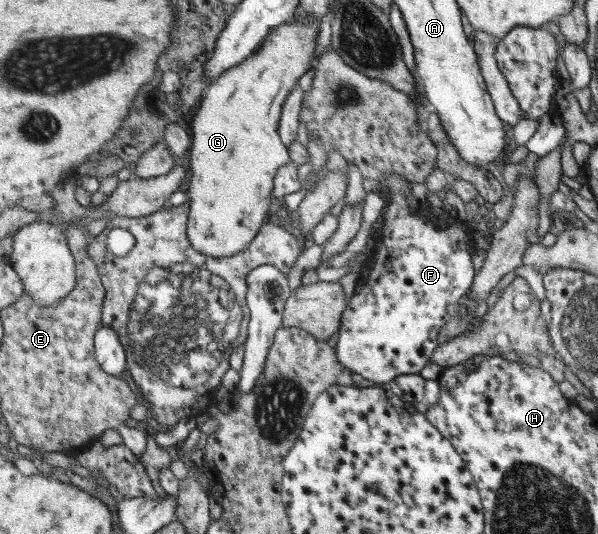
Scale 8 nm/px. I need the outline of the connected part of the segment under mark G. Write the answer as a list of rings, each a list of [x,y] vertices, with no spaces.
[[[295,16],[290,24],[278,26],[274,32],[270,32],[258,52],[254,52],[242,64],[225,71],[205,91],[193,118],[193,145],[188,160],[192,175],[186,192],[190,200],[190,242],[198,252],[214,258],[236,256],[249,248],[266,222],[275,197],[276,174],[282,166],[291,163],[288,148],[281,137],[281,114],[298,80],[311,67],[319,24],[320,20],[316,18],[302,22]]]

